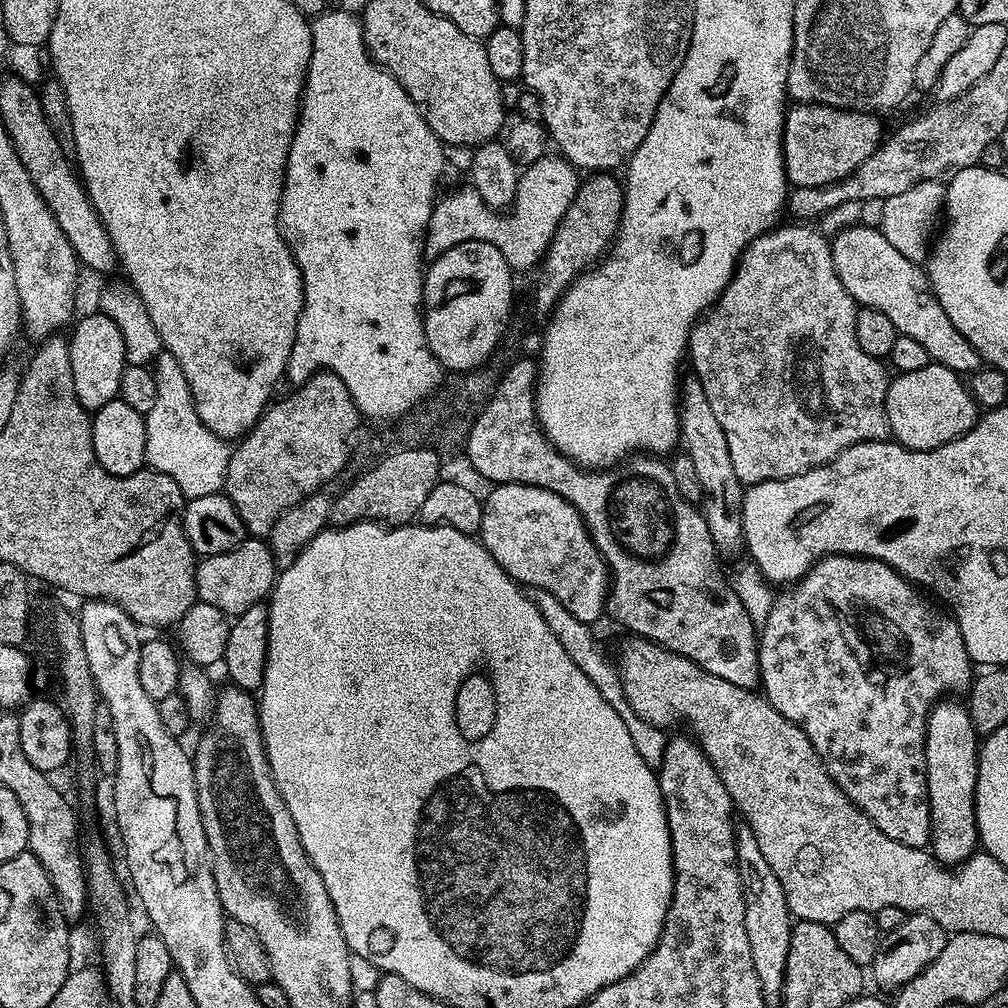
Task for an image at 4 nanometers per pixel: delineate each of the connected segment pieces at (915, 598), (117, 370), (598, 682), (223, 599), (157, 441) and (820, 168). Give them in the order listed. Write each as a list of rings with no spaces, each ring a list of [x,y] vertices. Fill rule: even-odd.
[[[825,556],[817,559],[814,567],[801,580],[796,581],[794,586],[785,587],[781,592],[784,593],[781,596],[779,593],[773,599],[770,614],[758,632],[763,695],[772,703],[774,710],[782,714],[782,718],[804,731],[838,790],[842,790],[842,794],[846,794],[846,798],[850,798],[850,802],[854,802],[854,806],[858,806],[858,810],[862,810],[862,814],[866,814],[866,818],[870,818],[870,822],[874,822],[874,826],[878,826],[878,830],[882,830],[886,838],[894,838],[894,842],[902,842],[902,846],[927,849],[932,839],[924,753],[928,715],[937,702],[949,694],[963,693],[974,679],[974,665],[966,654],[966,642],[962,642],[962,634],[956,621],[943,607],[933,603],[911,580],[900,576],[880,560],[866,560],[863,556]]]
[[[93,310],[89,316],[82,316],[75,321],[71,329],[72,336],[70,335],[68,340],[70,371],[74,374],[74,394],[78,394],[78,402],[82,402],[82,406],[94,414],[99,408],[106,406],[106,402],[121,395],[120,383],[128,364],[128,355],[122,330],[114,326],[114,322],[106,313]]]
[[[533,591],[531,597],[538,606],[542,618],[546,618],[546,626],[550,626],[550,630],[554,630],[554,638],[558,638],[558,642],[562,642],[562,650],[566,650],[566,654],[570,654],[570,658],[574,658],[574,666],[578,666],[578,670],[582,670],[582,674],[586,674],[586,678],[590,678],[590,682],[594,682],[594,686],[602,694],[602,698],[606,698],[606,702],[610,702],[611,708],[618,713],[618,718],[622,718],[626,730],[630,730],[630,739],[634,741],[638,754],[642,754],[642,758],[652,769],[659,769],[669,737],[666,735],[665,729],[655,728],[650,722],[646,722],[642,718],[638,718],[638,714],[634,714],[630,702],[624,697],[624,688],[620,685],[617,665],[613,661],[611,664],[600,653],[600,648],[596,645],[596,636],[592,633],[593,629],[587,624],[578,622],[578,618],[574,618],[574,614],[570,614],[570,610],[566,610],[566,606],[562,606],[562,602],[558,602],[558,598],[554,598],[554,594]]]
[[[246,538],[234,550],[226,550],[226,554],[214,554],[203,557],[196,566],[196,595],[199,602],[208,603],[215,609],[225,613],[229,618],[235,618],[250,610],[250,606],[267,601],[272,587],[276,584],[278,565],[268,548],[264,538]]]
[[[161,351],[154,361],[154,373],[157,382],[155,403],[144,418],[145,465],[151,471],[170,474],[186,498],[223,493],[230,455],[229,441],[214,434],[202,422],[202,418],[198,418],[198,410],[190,394],[190,382],[186,382],[186,374],[182,374],[182,366],[178,366],[178,358],[174,358],[174,354]]]
[[[793,103],[784,114],[782,138],[789,185],[792,188],[826,186],[856,172],[882,143],[885,132],[880,120],[879,115],[870,112],[851,112],[825,104]]]

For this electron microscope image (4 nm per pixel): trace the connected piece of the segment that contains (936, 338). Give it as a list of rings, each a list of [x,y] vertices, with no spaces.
[[[879,227],[847,228],[831,237],[830,243],[834,270],[859,307],[873,308],[886,314],[886,318],[894,322],[897,333],[906,338],[915,338],[926,354],[930,354],[934,364],[941,364],[961,374],[971,374],[982,368],[978,350],[974,350],[974,346],[970,346],[970,342],[966,342],[966,338],[954,330],[954,322],[946,318],[946,310],[942,310],[928,285],[927,271],[894,250]]]

